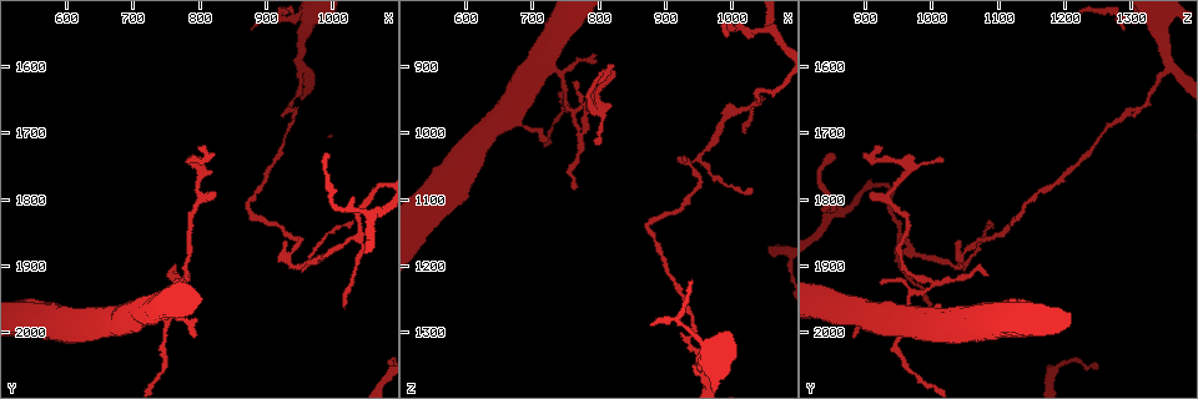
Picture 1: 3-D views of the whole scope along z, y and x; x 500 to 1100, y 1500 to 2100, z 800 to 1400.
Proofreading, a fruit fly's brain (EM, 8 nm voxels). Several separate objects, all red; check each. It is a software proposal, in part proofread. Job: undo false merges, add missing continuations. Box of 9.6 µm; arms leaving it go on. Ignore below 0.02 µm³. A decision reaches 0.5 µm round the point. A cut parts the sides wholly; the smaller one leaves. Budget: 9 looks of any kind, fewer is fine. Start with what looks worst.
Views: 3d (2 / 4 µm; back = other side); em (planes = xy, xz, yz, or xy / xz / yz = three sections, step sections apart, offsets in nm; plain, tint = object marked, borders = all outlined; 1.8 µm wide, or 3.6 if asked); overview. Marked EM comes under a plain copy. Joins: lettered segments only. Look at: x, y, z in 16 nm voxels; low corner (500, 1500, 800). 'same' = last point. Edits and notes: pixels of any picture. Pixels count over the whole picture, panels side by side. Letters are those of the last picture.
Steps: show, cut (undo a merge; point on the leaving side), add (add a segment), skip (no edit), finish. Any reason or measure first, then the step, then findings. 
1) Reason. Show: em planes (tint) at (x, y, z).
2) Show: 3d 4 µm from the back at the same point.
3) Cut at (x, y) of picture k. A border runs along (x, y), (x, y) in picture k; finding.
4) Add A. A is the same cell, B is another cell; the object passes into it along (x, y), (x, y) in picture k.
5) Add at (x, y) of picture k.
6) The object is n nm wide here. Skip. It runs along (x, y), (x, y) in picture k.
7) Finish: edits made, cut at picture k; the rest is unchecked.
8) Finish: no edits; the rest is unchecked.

Three-way junction. Show: 3d 2 µm at (750, 1985, 960).

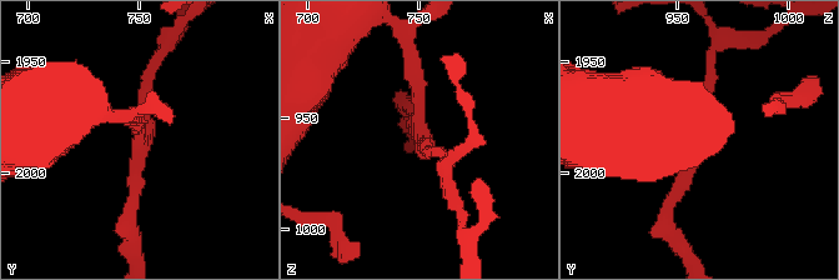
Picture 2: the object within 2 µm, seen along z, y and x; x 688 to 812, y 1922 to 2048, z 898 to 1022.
3 arms meet here. Show: em planes (borders) at (749, 1985, 958).

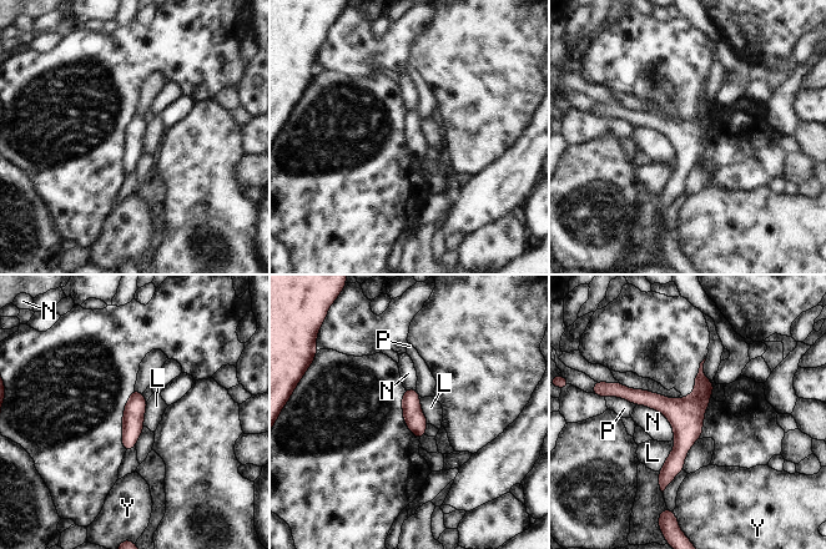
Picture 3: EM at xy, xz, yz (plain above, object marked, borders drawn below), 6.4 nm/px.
Skip. L, N, P and Y are other cells; it runs along (619, 388), (681, 423), (663, 484) in picture 3; one neuron here.

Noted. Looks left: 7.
Three arms meet. Show: em 3.6 µm xy step 4 (tint) at (950, 1600, 1360).

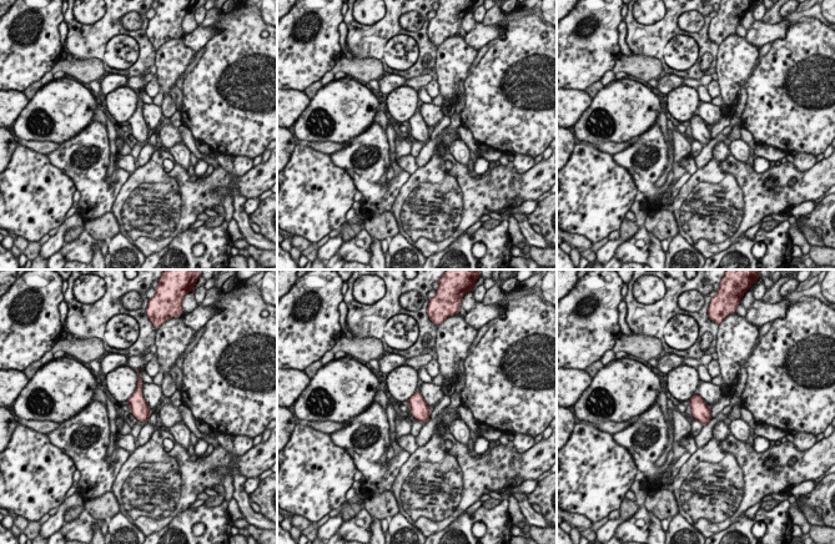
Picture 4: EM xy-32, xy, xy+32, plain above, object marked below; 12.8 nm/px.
Show: em 3.6 µm yz step 8 (borders) at the same point.

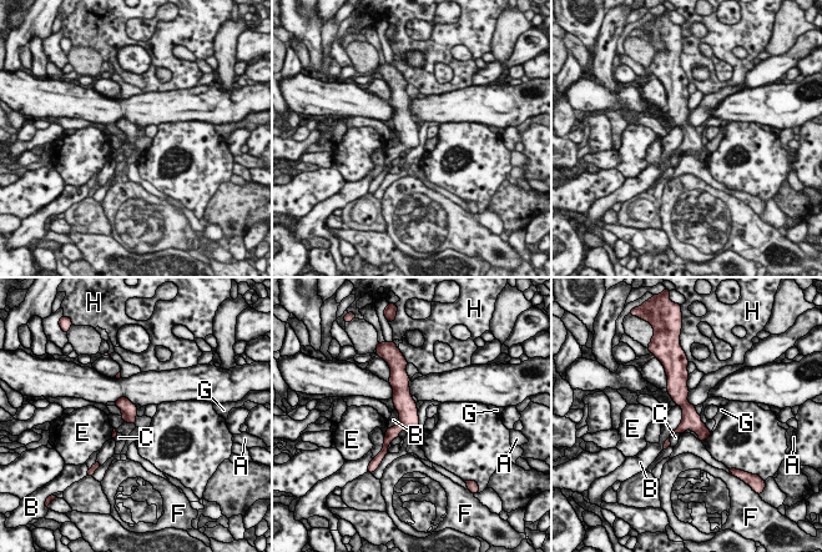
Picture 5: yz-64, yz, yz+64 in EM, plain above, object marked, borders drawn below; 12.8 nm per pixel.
Skip. A, B, C, E, F, G and H are other cells; it runs along (404, 382), (404, 422), (387, 441) in picture 5; all the same neuron.

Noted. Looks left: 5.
An open end. Show: 3d 4 µm at (825, 1790, 910).

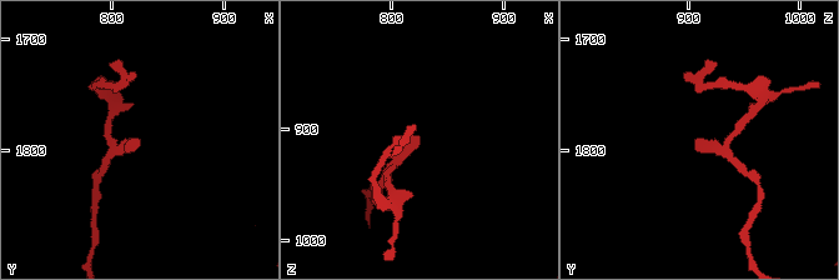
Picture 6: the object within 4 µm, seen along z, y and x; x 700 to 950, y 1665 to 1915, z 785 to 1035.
Show: em planes (tint) at (828, 1790, 904).

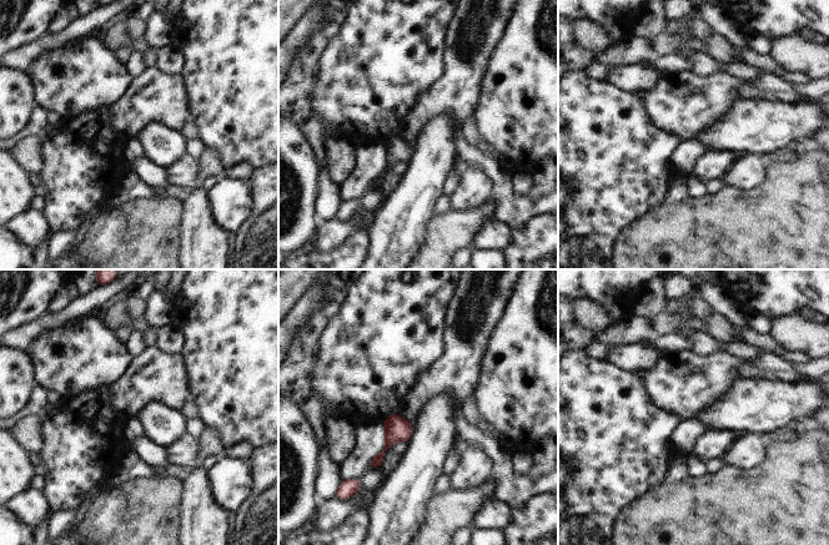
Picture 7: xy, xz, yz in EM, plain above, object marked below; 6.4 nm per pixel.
See the neighbours. Show: em planes (borders) at the same point.

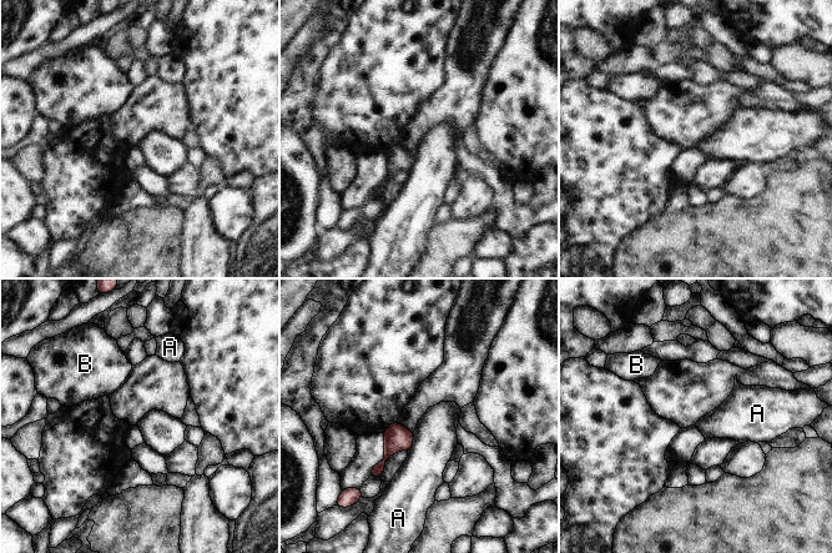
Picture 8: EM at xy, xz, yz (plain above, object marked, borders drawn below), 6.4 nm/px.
Skip. A and B are other cells; a border runs along (414, 433), (414, 440), (408, 451) in picture 8; no lettered segment goes on from it.

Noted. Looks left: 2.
Sharp bend. Show: 3d 4 µm at (1040, 1855, 950).

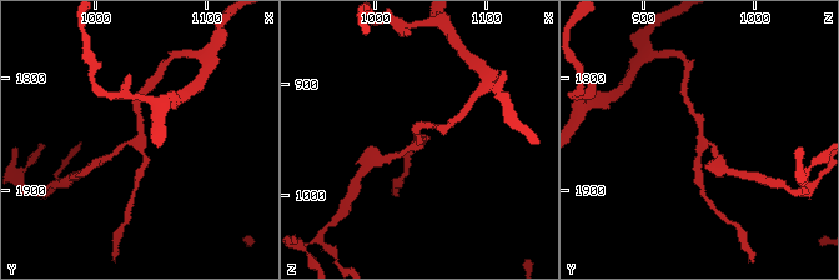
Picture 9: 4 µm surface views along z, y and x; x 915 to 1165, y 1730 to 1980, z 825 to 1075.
Shape alone is not enough. Show: em planes (borders) at (1038, 1860, 954).

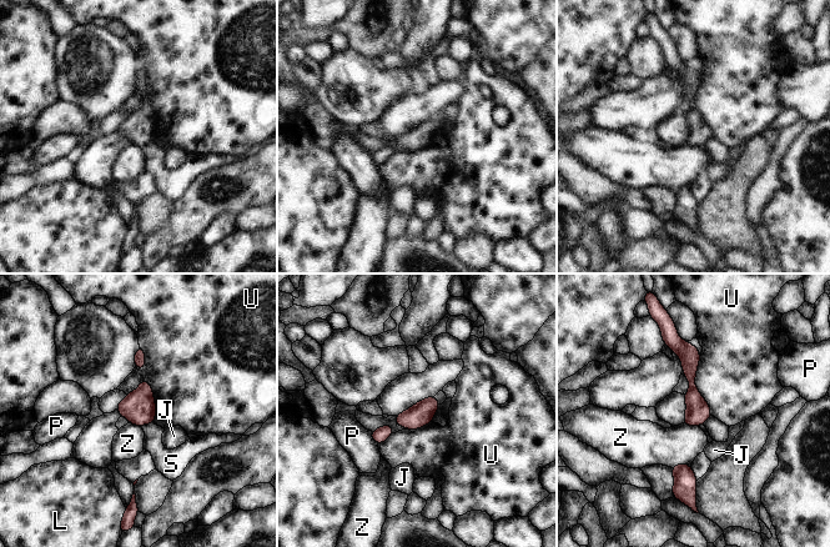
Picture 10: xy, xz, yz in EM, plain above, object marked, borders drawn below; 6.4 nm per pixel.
Skip. J, L, P, S, U and Z are other cells; it runs along (678, 341), (690, 360), (697, 422) in picture 10; continuous, no second neuron.

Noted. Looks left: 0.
Finish: no edits; the rest is unchecked.

